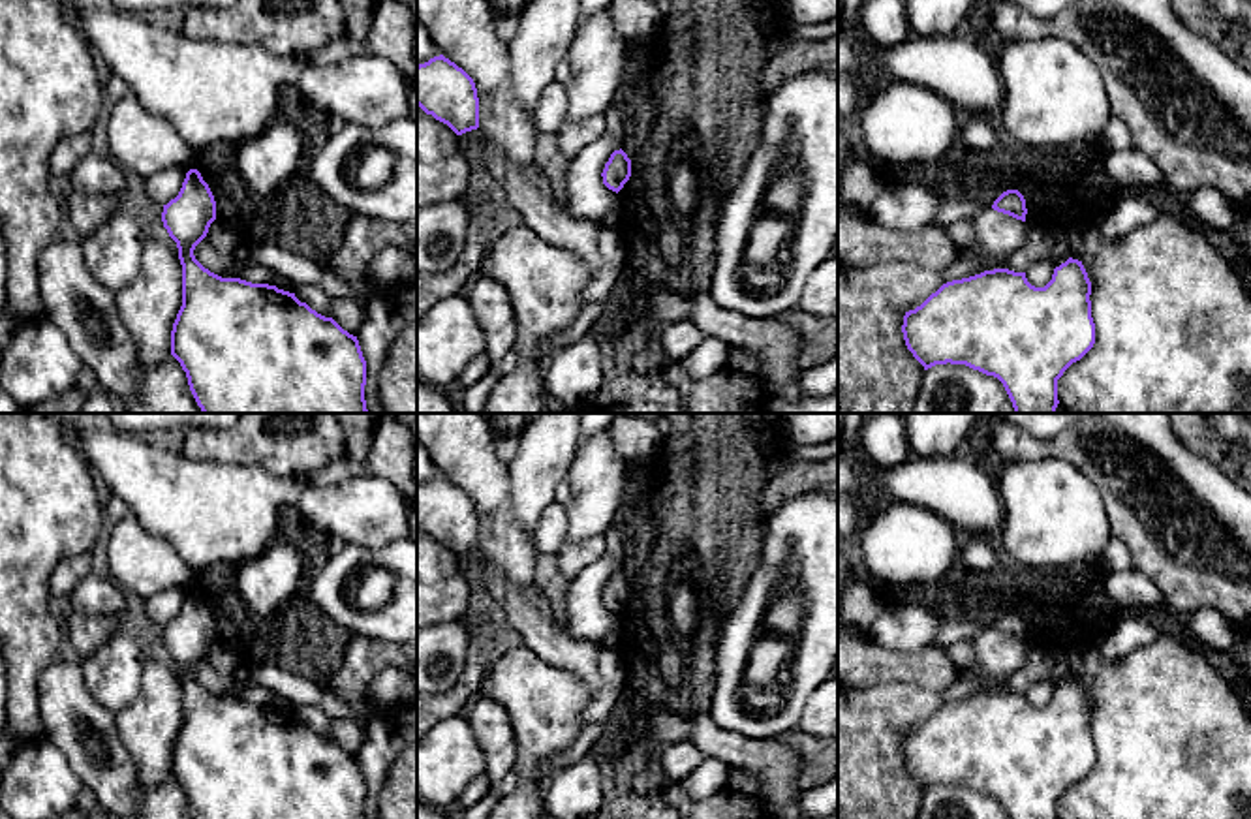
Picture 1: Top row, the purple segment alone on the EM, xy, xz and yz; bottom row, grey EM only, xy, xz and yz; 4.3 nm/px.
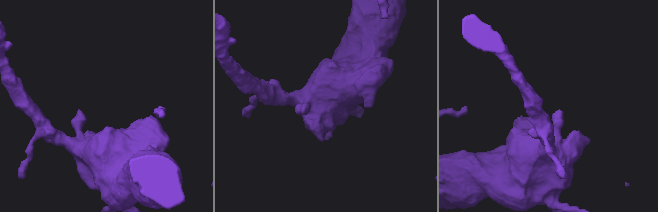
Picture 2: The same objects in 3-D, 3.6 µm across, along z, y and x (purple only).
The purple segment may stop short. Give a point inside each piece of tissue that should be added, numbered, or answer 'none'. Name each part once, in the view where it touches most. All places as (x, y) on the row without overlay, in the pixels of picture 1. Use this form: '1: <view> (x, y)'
none

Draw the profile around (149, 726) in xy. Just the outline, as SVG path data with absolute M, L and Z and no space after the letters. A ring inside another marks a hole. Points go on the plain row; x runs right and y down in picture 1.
M145 659L141 689L115 725L135 759L137 778L152 787L171 776L171 751L182 727L182 686L163 661Z

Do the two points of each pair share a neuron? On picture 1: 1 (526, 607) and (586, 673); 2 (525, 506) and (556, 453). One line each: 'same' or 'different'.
1: same
2: same

